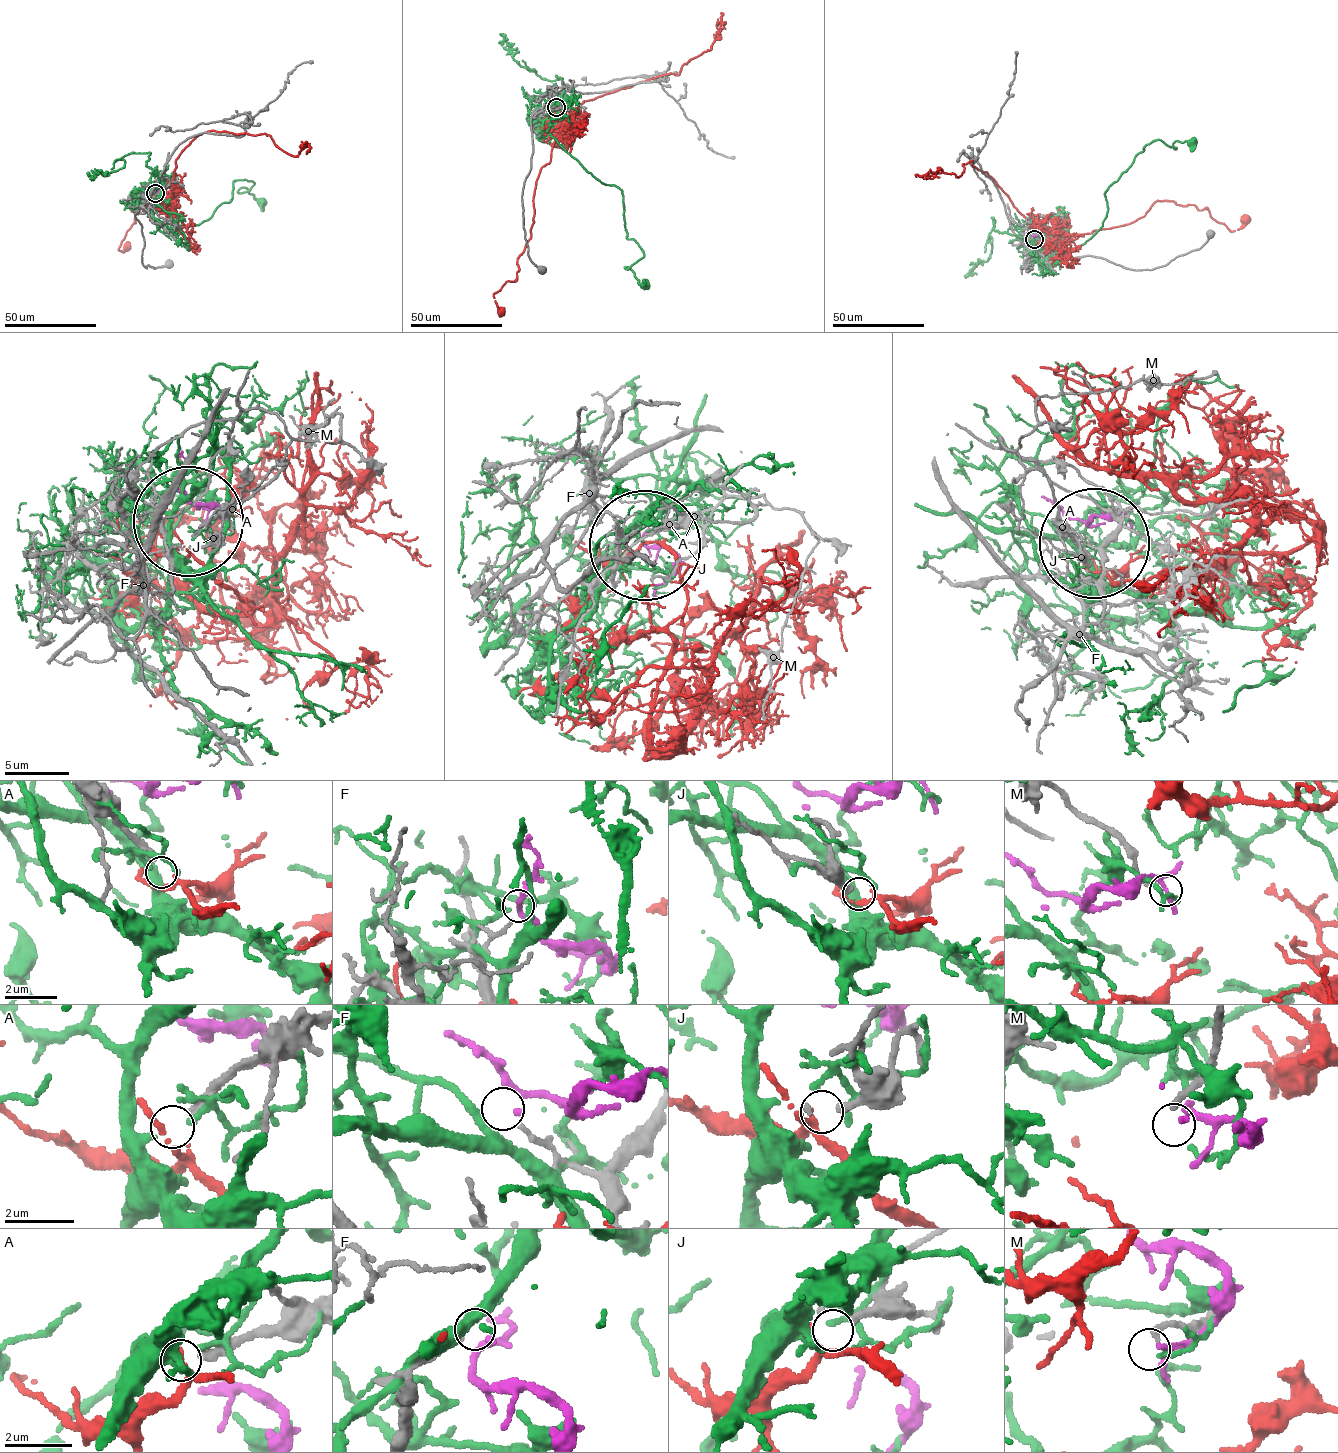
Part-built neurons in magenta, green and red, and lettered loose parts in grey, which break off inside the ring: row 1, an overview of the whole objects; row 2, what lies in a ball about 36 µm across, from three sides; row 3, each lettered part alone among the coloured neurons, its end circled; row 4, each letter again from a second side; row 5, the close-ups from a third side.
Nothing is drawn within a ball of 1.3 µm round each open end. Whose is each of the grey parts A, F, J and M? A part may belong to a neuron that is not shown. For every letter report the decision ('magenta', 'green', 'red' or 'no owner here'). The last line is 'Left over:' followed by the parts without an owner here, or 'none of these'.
A: no owner here
F: magenta
J: red
M: no owner here
Left over: A, M

